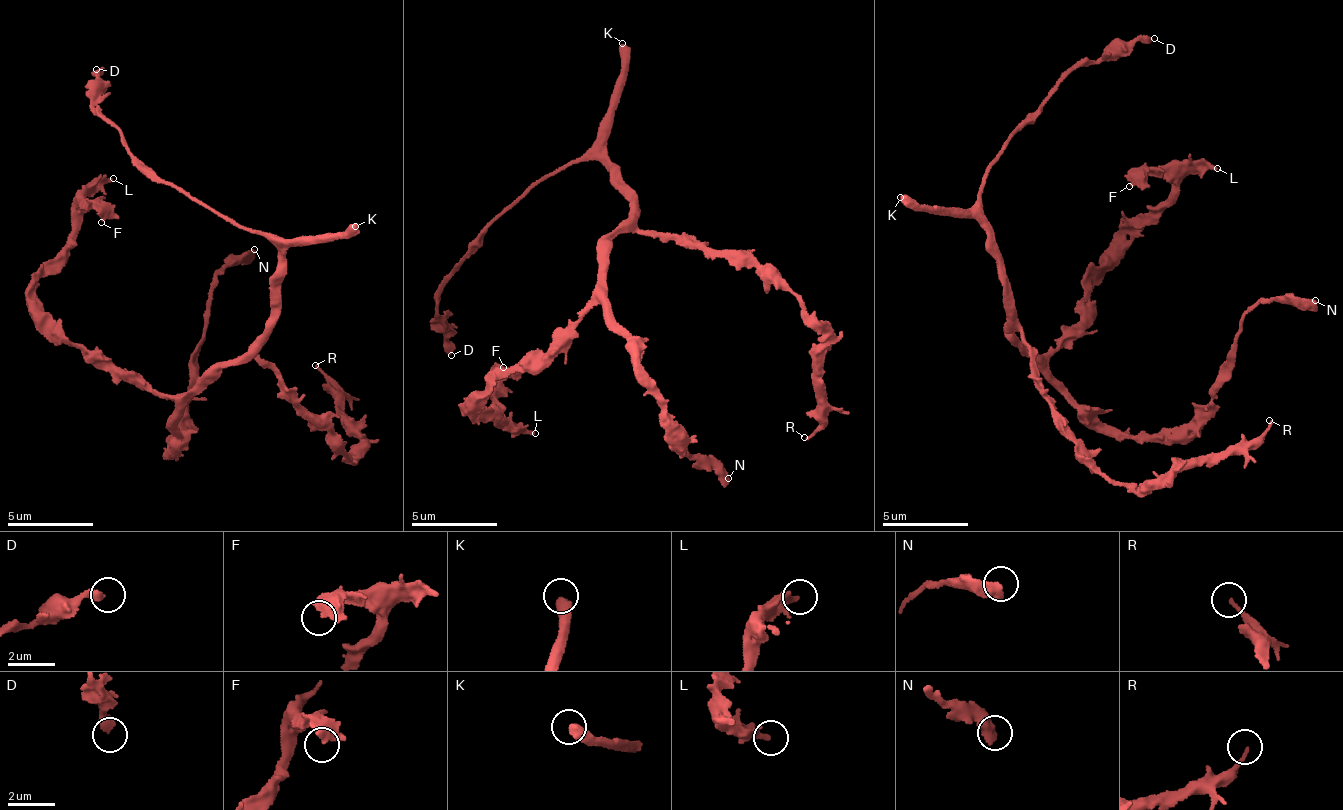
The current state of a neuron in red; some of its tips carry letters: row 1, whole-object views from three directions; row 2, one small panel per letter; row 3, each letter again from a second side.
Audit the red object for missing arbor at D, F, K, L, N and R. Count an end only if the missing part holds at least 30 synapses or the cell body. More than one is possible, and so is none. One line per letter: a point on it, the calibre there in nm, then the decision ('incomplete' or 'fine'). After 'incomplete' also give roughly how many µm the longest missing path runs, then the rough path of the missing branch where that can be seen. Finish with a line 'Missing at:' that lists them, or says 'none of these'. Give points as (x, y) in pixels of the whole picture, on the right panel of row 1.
D: at (1154, 38); 380 nm thick; fine
F: at (1129, 186); 260 nm thick; fine
K: at (900, 197); 460 nm thick; incomplete; about 80 µm are missing
L: at (1217, 168); 190 nm thick; fine
N: at (1315, 300); 480 nm thick; fine
R: at (1269, 420); 150 nm thick; fine
Missing at: K

